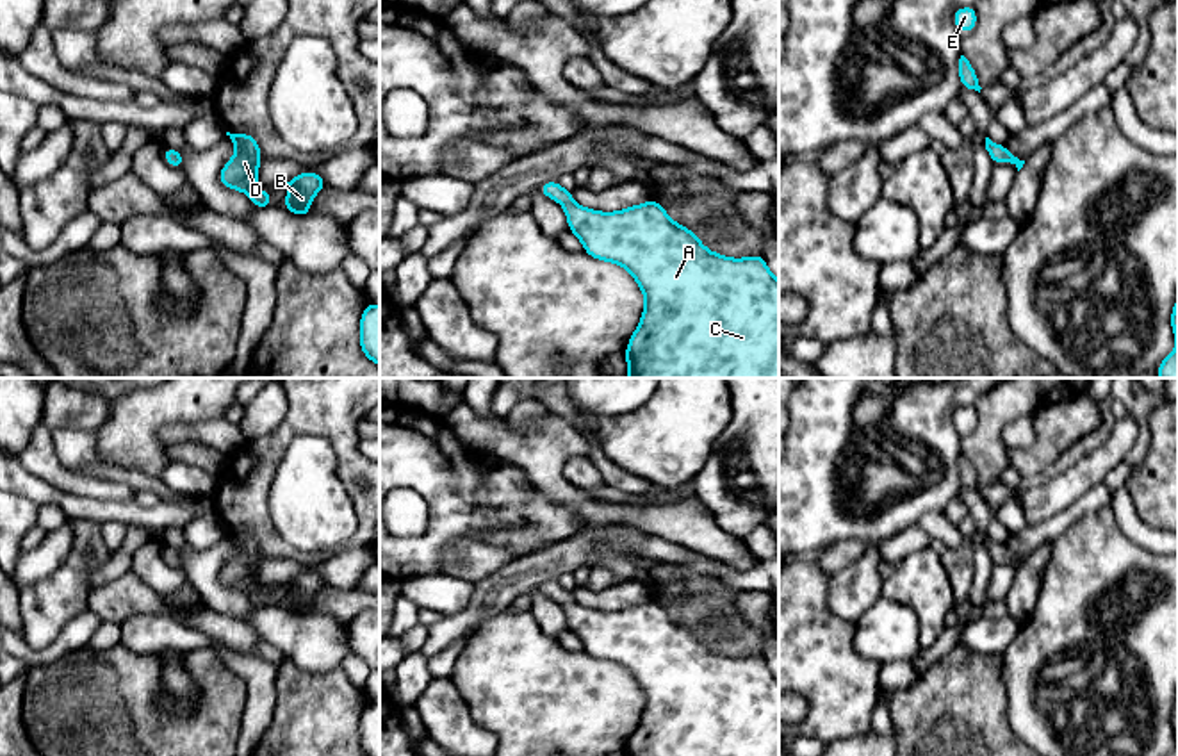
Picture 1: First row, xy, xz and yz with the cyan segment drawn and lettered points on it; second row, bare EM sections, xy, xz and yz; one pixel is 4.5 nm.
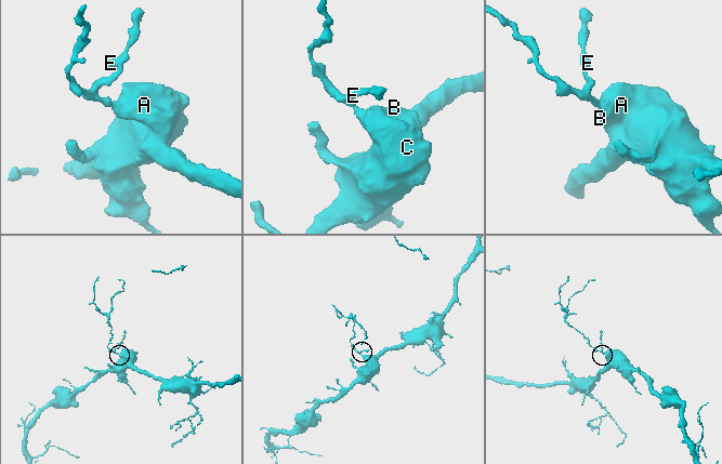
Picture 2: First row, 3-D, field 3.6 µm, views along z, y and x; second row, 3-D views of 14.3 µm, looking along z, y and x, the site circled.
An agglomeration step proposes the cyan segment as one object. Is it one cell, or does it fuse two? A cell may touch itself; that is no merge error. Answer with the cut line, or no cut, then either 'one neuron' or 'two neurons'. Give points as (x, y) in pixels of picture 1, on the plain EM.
cut none; one neuron

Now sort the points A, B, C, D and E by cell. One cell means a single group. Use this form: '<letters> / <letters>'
A B C D E

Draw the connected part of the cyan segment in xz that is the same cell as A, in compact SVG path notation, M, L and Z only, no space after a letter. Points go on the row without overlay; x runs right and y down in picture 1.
M556 579L538 587L565 608L585 653L627 669L643 692L642 719L624 756L779 756L779 679L765 656L731 658L708 649L654 597L617 612L585 608Z

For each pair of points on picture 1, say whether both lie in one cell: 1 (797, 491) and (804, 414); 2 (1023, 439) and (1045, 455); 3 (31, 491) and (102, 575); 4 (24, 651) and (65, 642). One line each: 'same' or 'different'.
1: same
2: different
3: different
4: same

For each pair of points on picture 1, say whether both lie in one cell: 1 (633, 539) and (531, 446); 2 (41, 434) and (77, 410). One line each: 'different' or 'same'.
1: different
2: different

